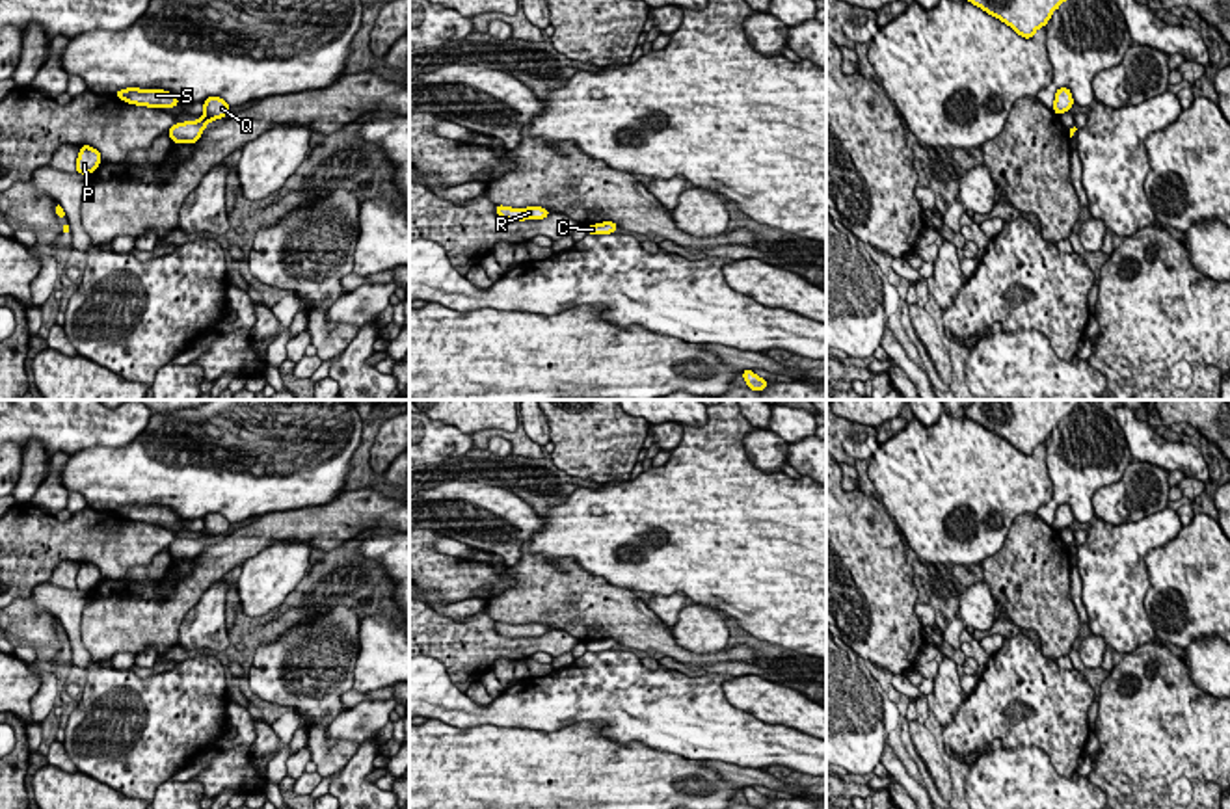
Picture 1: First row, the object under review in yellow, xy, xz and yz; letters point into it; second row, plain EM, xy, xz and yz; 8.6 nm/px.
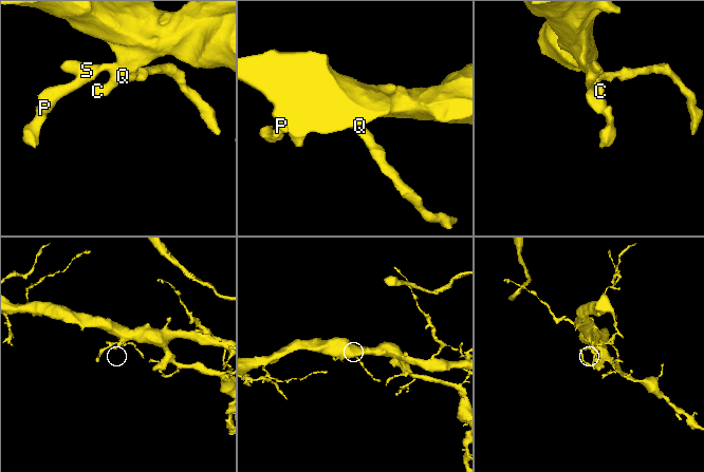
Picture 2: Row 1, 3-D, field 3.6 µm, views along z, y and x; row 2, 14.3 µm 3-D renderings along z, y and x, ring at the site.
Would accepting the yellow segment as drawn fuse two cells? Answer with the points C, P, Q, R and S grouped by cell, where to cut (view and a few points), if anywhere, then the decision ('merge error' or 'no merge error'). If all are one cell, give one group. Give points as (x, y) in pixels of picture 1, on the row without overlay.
groups C P Q R S; cut none; no merge error

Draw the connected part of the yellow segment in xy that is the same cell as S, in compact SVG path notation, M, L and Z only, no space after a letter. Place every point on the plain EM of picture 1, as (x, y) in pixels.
M127 504L115 510L117 515L128 521L149 523L149 524L173 524L180 521L177 513L164 506L138 506Z

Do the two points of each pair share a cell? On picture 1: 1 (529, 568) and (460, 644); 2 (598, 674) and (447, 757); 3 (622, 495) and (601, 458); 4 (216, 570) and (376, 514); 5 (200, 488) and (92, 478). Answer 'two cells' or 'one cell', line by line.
1: two cells
2: two cells
3: two cells
4: one cell
5: one cell

